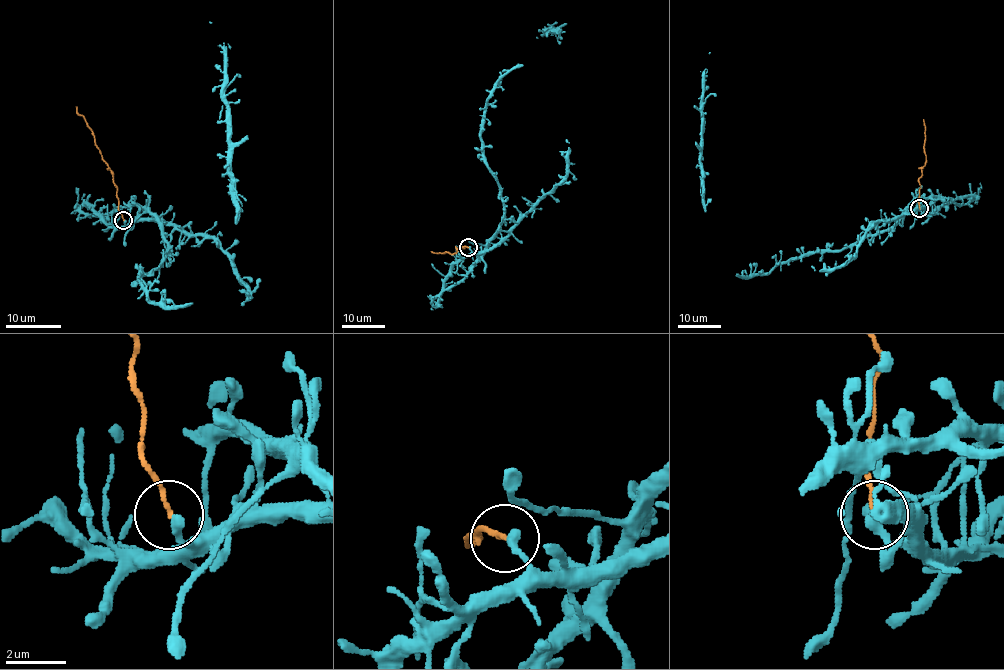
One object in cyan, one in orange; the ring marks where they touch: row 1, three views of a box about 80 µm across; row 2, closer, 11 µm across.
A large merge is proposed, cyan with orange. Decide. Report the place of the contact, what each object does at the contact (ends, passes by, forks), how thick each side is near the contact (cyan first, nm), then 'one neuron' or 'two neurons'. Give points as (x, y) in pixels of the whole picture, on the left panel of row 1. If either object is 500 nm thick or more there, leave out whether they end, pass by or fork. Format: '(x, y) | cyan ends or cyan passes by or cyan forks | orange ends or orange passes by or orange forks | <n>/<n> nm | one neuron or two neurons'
(123, 220) | cyan ends | orange ends | 360/120 nm | two neurons

